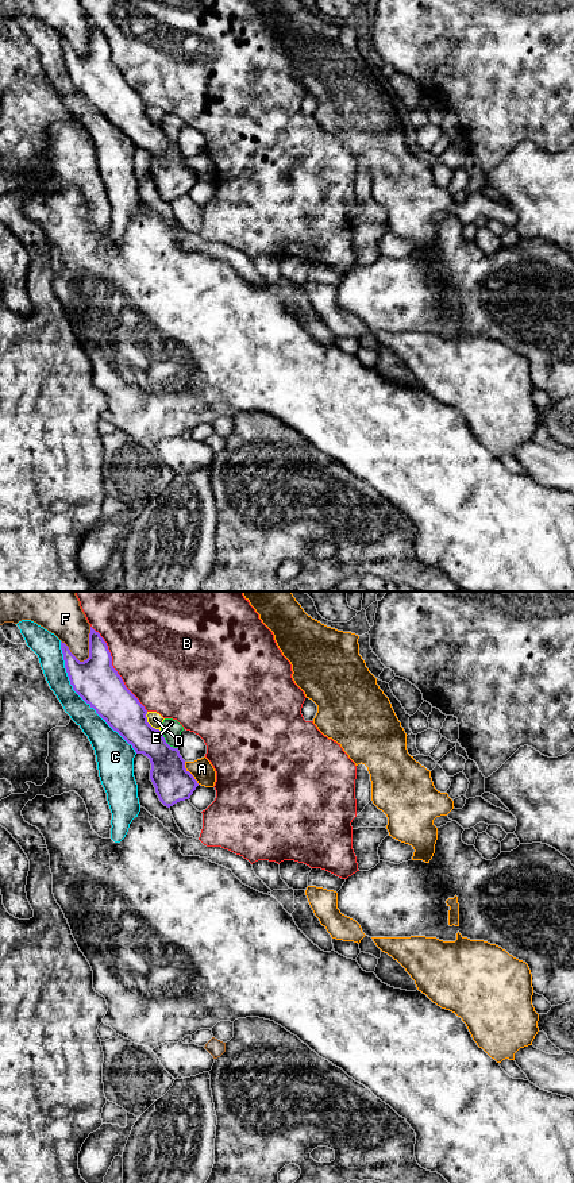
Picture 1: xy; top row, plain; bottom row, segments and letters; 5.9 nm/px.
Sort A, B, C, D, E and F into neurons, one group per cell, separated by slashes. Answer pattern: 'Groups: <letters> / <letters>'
Groups: A / B / C / D / E / F

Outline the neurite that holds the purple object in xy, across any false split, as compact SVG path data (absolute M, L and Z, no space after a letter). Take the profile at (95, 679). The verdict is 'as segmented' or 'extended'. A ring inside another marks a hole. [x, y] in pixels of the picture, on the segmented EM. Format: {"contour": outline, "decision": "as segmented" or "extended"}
{"contour": "M90 627L89 658L80 662L61 641L65 668L73 690L116 731L136 754L150 759L150 779L159 801L170 808L189 799L199 786L185 768L178 748L170 747L159 729L147 722L147 710L126 687L112 666L107 643Z", "decision": "as segmented"}

